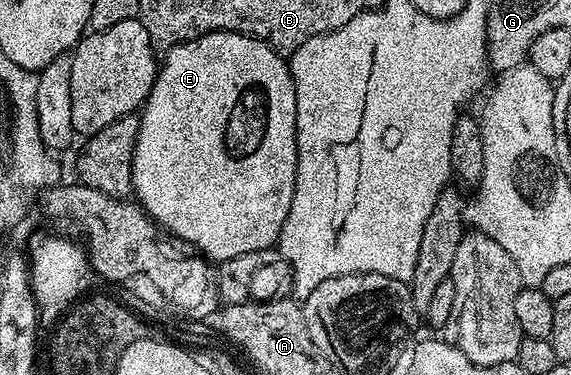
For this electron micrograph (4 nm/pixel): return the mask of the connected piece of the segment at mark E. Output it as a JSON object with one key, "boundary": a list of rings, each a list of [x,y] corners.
{"boundary":[[[218,30],[203,34],[199,38],[170,47],[164,54],[167,55],[164,58],[162,55],[161,65],[155,75],[155,83],[139,114],[139,131],[135,137],[133,184],[131,185],[134,197],[143,207],[143,211],[166,233],[216,263],[242,254],[256,254],[259,250],[272,249],[279,241],[285,216],[289,216],[289,204],[293,204],[297,180],[297,136],[295,135],[297,104],[290,65],[284,59],[282,62],[279,59],[282,58],[280,51],[272,50],[267,43],[232,30]]]}

